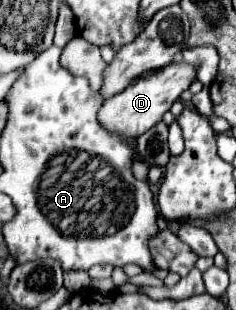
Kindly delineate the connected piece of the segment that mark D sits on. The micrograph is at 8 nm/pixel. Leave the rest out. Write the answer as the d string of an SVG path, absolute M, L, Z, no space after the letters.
M186 61L170 63L168 67L162 67L158 71L144 73L140 79L132 81L122 93L110 97L102 109L98 111L98 119L102 125L106 125L108 131L120 135L122 139L136 139L150 127L154 127L158 121L162 121L162 115L170 111L172 103L180 99L182 91L188 91L190 85L196 81L198 67Z

